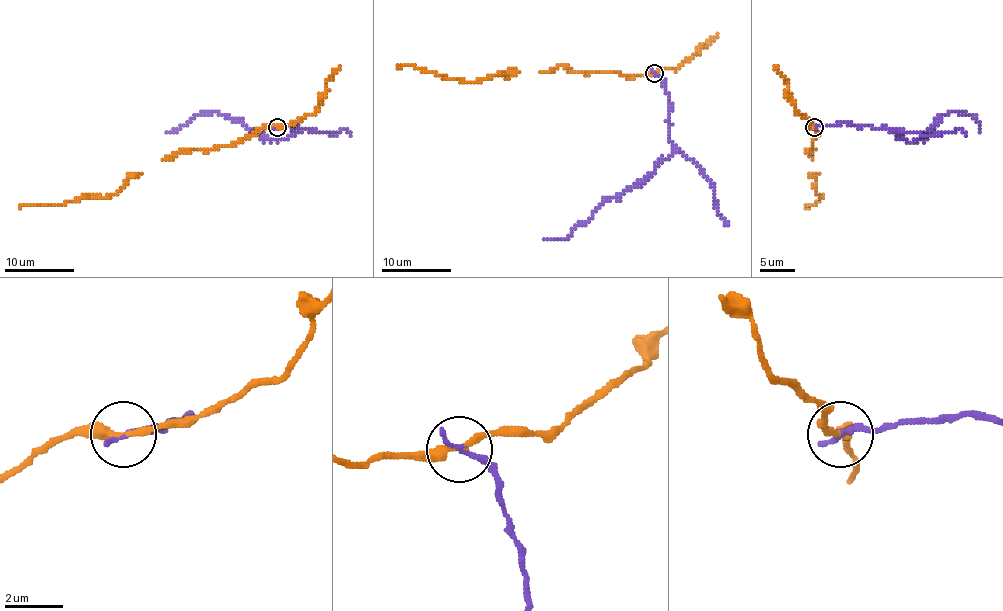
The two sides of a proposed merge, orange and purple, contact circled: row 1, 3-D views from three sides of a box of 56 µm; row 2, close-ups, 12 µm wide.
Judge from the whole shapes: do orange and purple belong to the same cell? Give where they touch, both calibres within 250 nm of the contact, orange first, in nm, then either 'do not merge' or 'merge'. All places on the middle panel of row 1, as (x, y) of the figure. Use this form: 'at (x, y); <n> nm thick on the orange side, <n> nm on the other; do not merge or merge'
at (654, 73); 280 nm thick on the orange side, 200 nm on the other; do not merge

